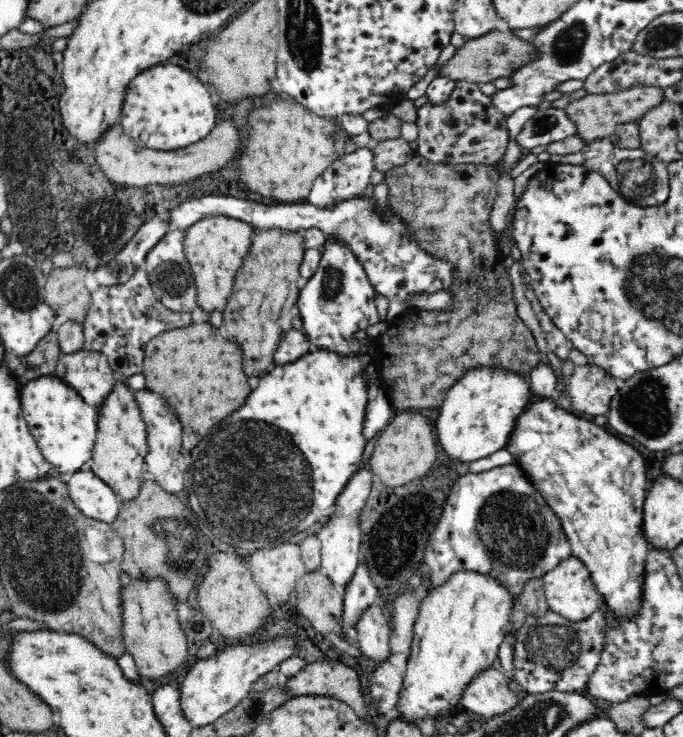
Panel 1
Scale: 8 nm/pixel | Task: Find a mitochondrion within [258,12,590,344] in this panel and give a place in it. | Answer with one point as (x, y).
(332, 281)

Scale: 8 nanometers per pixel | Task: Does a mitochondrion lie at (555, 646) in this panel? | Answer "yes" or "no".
yes

